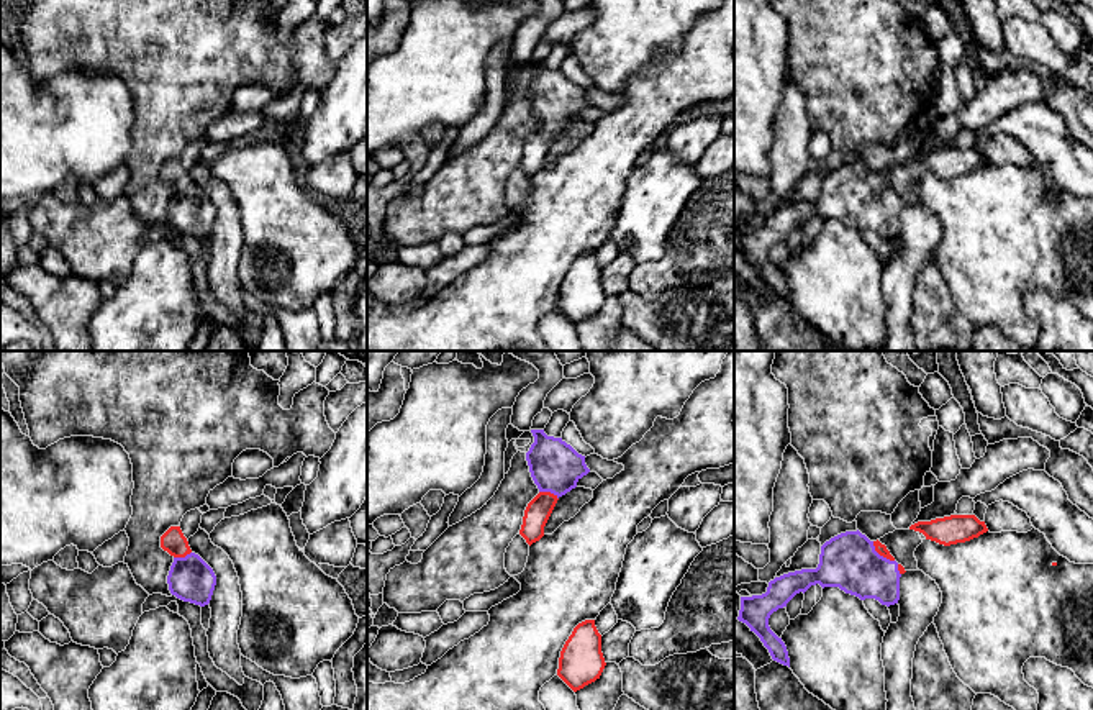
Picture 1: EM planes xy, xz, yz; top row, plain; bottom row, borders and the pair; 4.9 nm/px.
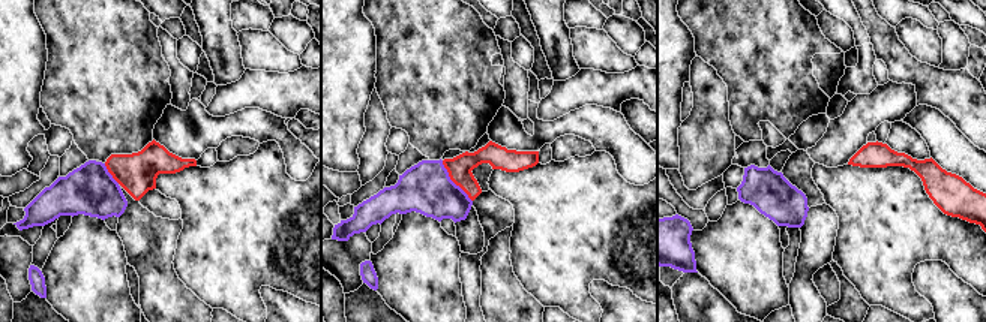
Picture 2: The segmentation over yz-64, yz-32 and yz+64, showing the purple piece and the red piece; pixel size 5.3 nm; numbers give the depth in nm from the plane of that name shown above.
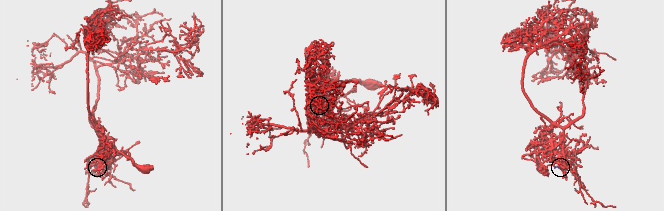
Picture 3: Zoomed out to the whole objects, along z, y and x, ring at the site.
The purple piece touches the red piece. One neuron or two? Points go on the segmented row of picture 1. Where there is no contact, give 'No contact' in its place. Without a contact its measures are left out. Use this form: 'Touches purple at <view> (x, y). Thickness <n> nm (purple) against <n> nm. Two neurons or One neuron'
Touches purple at yz (879, 555). Thickness 280 nm (purple) against 50 nm. One neuron

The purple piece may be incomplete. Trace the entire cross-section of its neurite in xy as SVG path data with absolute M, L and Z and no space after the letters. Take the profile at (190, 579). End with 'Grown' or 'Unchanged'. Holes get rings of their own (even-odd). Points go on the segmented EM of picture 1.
M170 526L161 536L161 548L174 558L167 576L170 594L184 602L200 607L208 605L216 585L216 576L213 569L190 549L180 526Z. Grown

